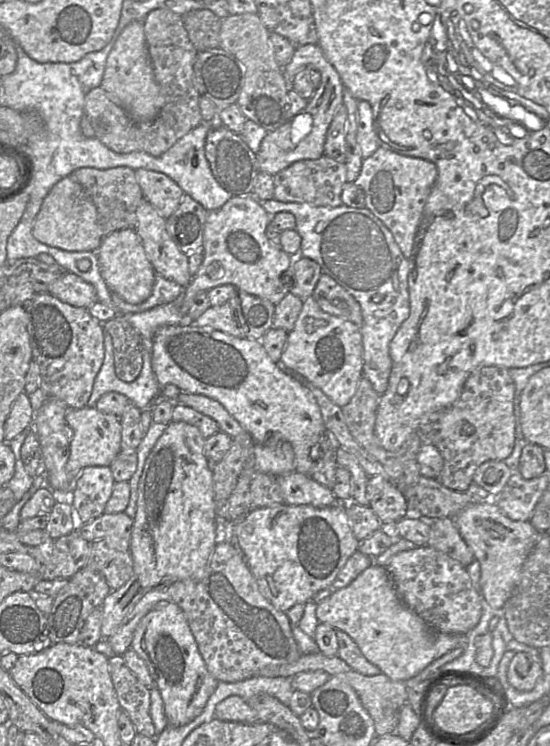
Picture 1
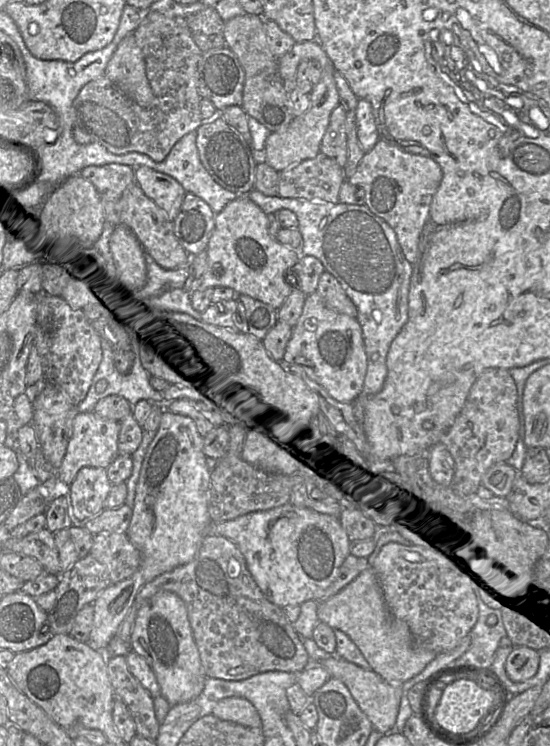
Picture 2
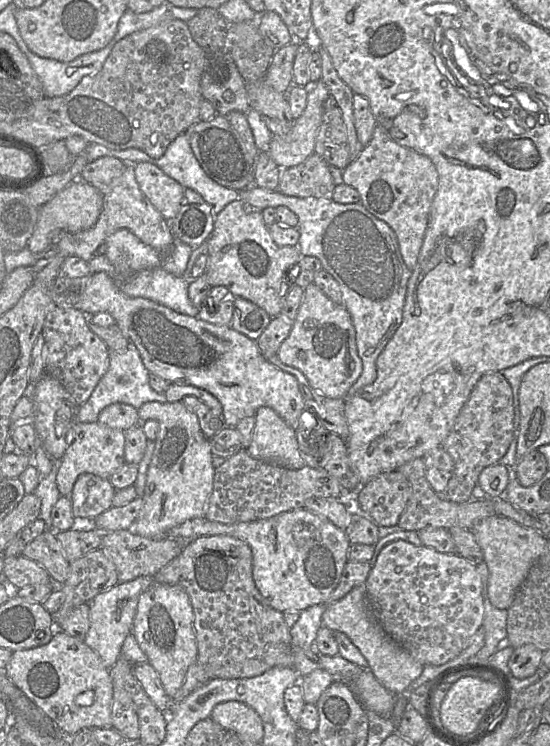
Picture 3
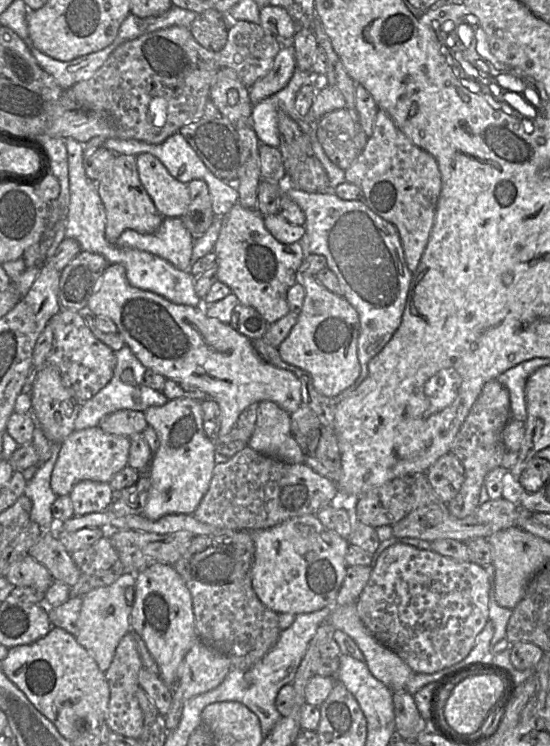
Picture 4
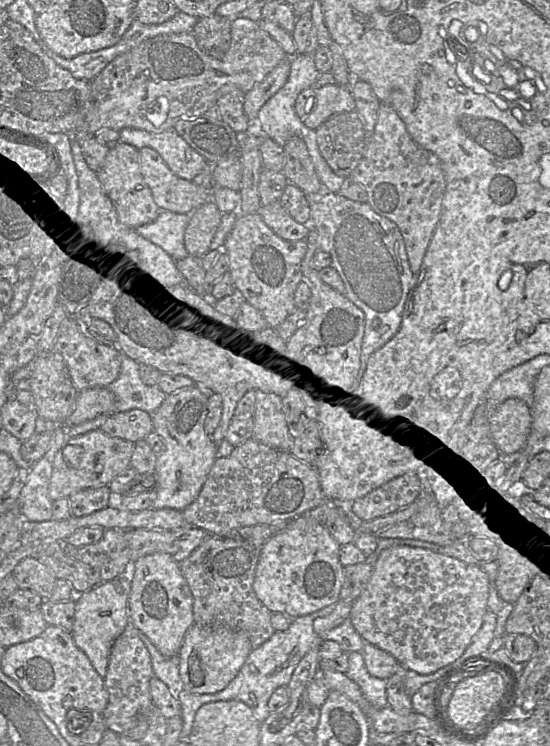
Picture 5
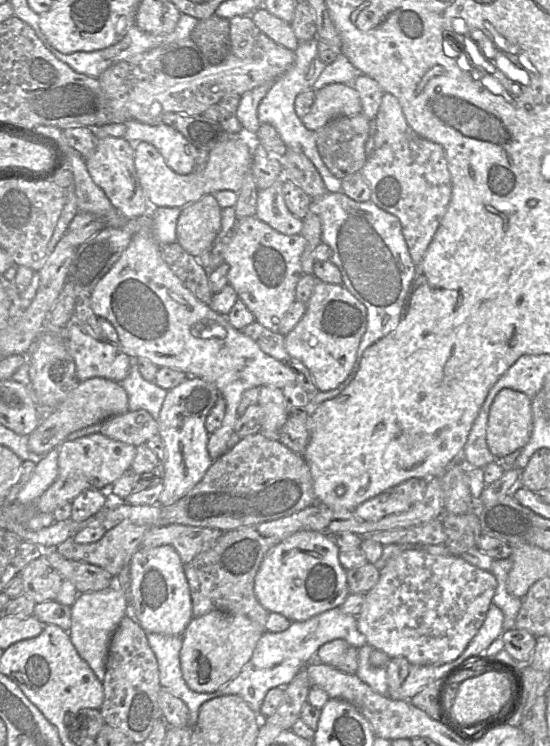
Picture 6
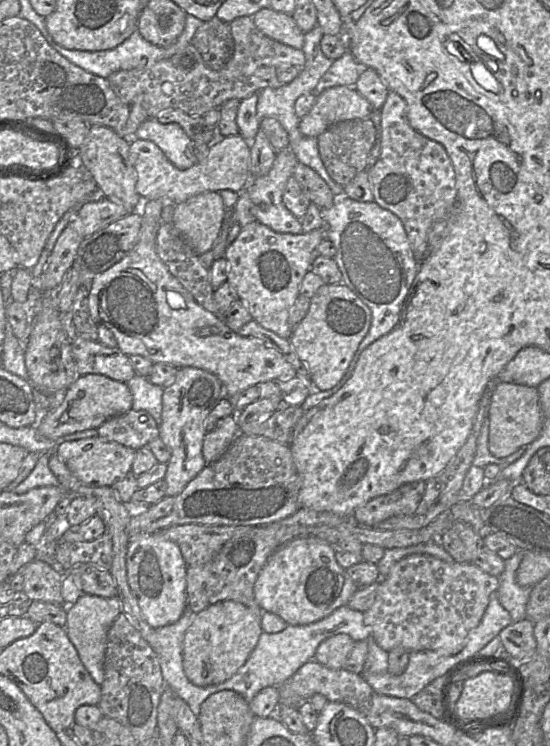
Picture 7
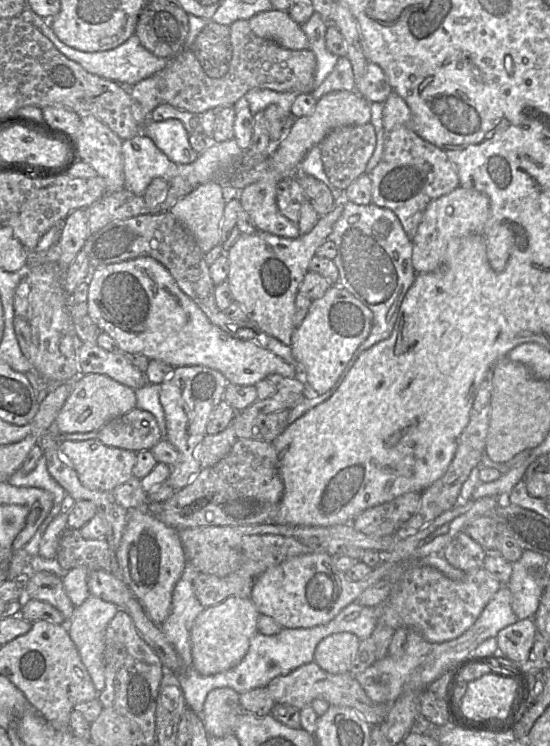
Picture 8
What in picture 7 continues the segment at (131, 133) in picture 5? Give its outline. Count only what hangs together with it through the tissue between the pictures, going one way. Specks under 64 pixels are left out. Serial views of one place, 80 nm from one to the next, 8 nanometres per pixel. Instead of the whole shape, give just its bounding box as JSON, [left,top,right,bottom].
[134,118,198,170]

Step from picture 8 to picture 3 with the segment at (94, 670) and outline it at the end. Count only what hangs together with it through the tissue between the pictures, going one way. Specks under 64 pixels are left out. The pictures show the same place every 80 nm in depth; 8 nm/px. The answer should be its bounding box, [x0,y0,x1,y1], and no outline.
[83,576,152,669]

